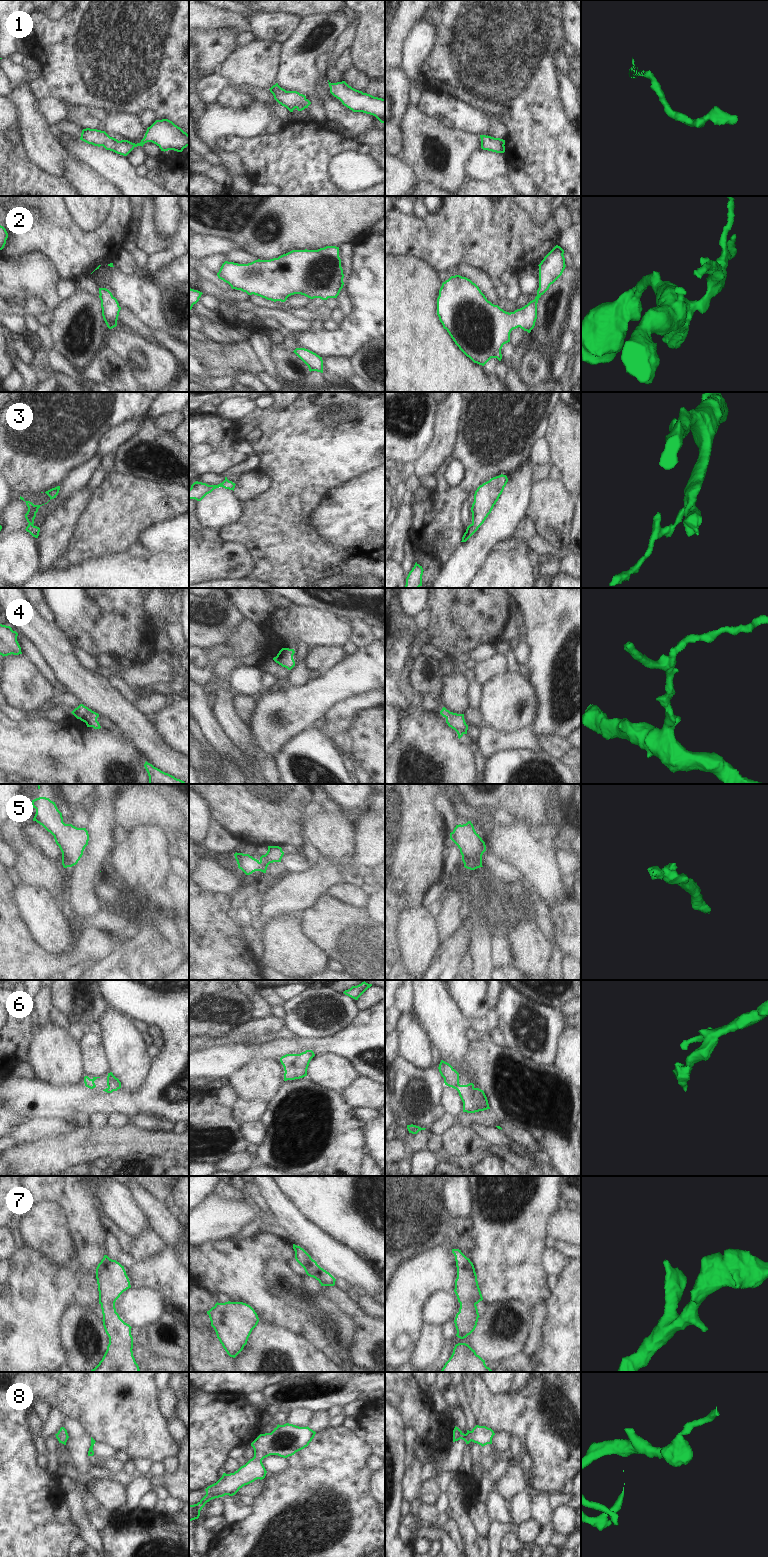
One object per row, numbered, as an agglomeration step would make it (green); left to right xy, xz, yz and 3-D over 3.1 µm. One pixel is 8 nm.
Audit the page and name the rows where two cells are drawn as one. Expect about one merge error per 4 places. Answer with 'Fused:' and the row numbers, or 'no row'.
Fused: no row

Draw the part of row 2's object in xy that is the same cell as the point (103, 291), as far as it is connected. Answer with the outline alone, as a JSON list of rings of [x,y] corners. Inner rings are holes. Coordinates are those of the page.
[[[99,288],[102,316],[109,329],[117,326],[117,320],[121,307],[117,299],[106,288]]]

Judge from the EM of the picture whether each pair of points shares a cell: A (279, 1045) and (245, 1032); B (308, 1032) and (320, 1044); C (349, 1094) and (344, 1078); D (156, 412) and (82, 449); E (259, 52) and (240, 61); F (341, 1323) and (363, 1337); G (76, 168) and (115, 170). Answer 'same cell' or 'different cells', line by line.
A: different cells
B: different cells
C: different cells
D: different cells
E: same cell
F: different cells
G: different cells

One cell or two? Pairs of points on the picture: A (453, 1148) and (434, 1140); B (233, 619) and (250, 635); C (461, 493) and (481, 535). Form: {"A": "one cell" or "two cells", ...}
{"A": "two cells", "B": "two cells", "C": "two cells"}

